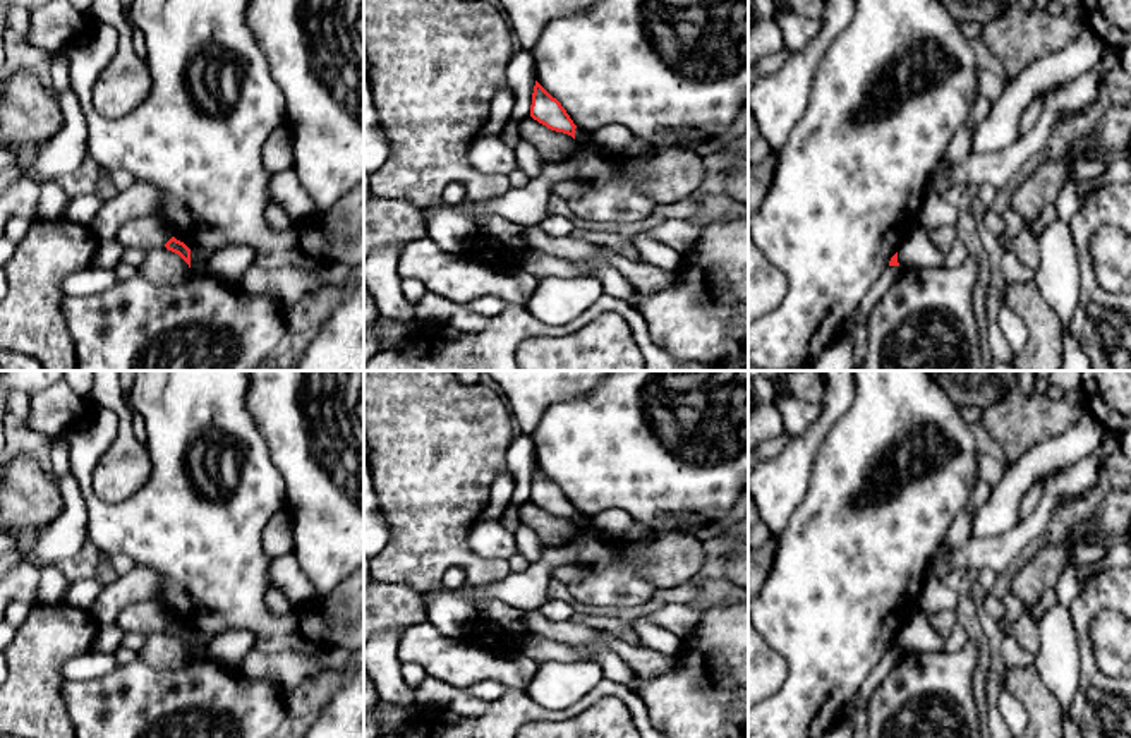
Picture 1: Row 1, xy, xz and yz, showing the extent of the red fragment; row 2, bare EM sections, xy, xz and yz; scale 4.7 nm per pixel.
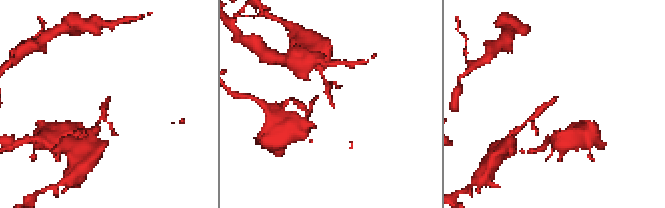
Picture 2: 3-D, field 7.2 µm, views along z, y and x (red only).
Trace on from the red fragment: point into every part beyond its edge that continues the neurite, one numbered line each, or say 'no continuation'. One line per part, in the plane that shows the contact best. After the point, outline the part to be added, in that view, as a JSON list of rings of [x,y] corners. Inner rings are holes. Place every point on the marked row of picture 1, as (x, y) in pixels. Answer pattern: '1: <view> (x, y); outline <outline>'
no continuation

